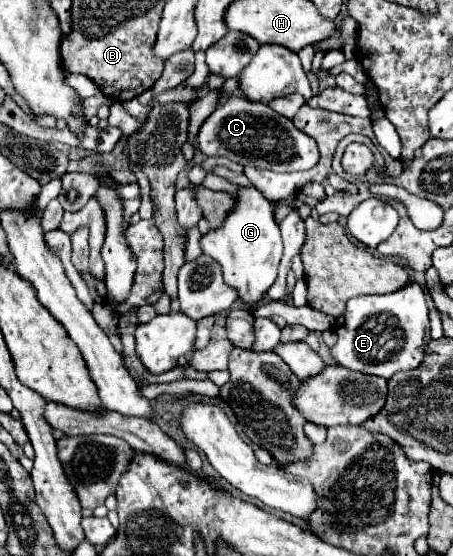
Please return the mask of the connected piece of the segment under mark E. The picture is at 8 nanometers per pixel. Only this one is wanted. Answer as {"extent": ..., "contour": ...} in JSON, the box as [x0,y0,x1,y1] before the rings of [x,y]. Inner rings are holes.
{"extent":[329,282,429,380],"contour":[[[417,282],[383,296],[357,296],[347,302],[343,320],[335,322],[337,342],[329,350],[339,366],[389,380],[395,372],[413,370],[423,362],[429,344],[429,308]]]}

